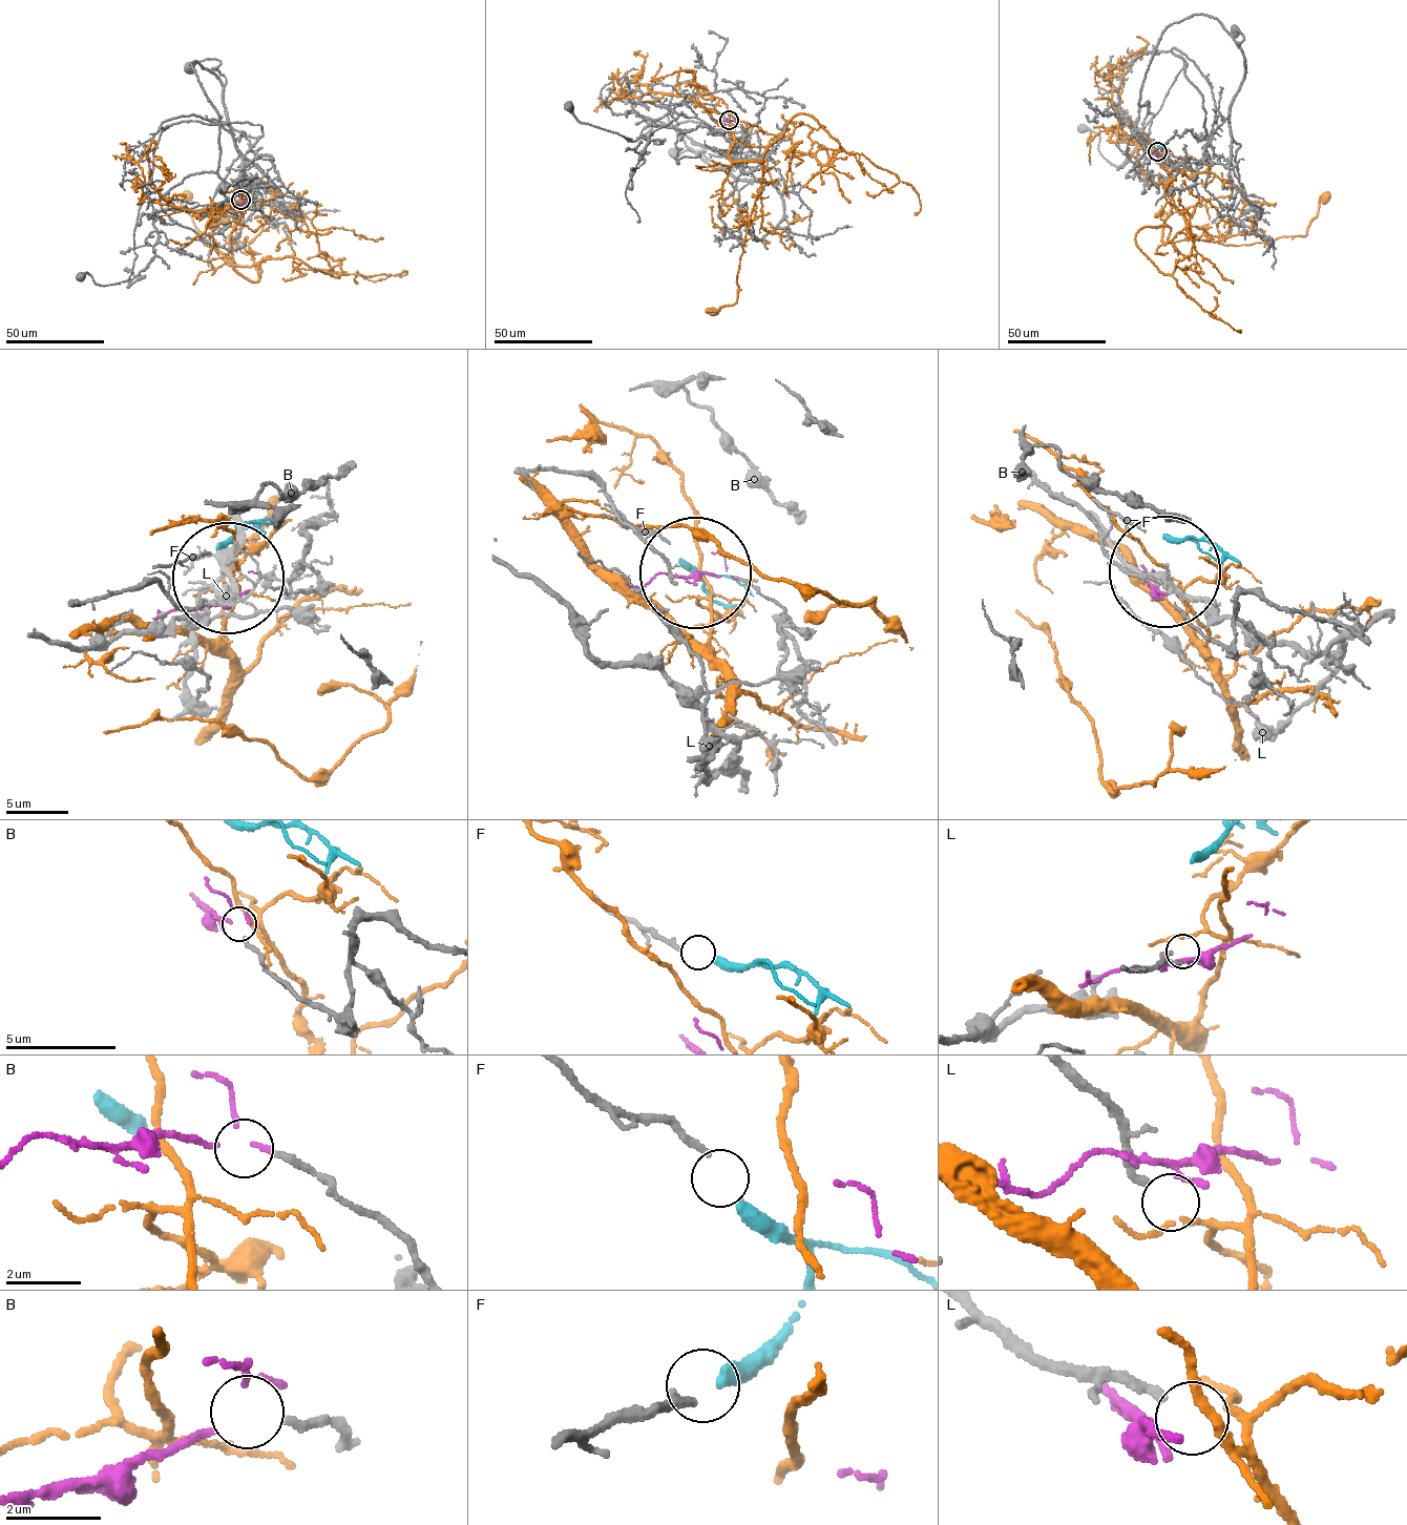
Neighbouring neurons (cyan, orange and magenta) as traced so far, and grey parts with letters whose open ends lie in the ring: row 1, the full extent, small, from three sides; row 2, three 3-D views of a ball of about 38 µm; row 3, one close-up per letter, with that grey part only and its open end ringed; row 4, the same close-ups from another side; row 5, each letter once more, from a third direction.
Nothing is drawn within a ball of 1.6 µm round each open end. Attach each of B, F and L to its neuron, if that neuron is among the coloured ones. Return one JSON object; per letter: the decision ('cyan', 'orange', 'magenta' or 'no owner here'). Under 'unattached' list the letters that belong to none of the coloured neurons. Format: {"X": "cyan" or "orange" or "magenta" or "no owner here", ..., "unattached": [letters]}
{"B": "magenta", "F": "cyan", "L": "no owner here", "unattached": ["L"]}

